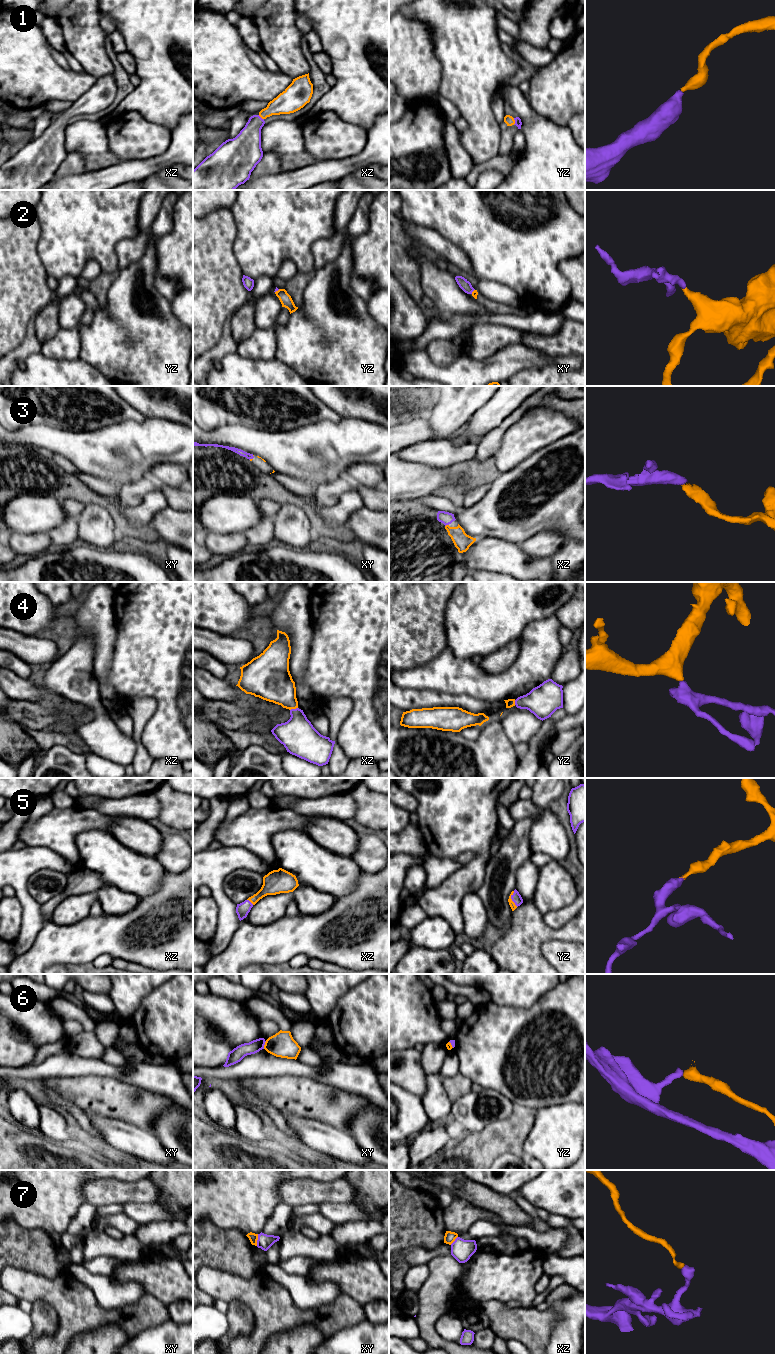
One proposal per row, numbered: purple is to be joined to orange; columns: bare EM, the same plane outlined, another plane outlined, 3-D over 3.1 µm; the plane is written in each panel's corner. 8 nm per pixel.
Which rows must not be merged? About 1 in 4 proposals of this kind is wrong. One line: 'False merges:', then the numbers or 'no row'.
False merges: 6, 7

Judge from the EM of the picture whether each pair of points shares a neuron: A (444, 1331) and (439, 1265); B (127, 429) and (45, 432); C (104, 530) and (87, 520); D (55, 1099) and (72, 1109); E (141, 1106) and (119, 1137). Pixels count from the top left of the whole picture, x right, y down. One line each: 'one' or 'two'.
A: two
B: one
C: one
D: one
E: two

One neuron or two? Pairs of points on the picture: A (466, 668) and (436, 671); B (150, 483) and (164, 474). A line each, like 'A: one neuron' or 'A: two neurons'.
A: one neuron
B: two neurons

